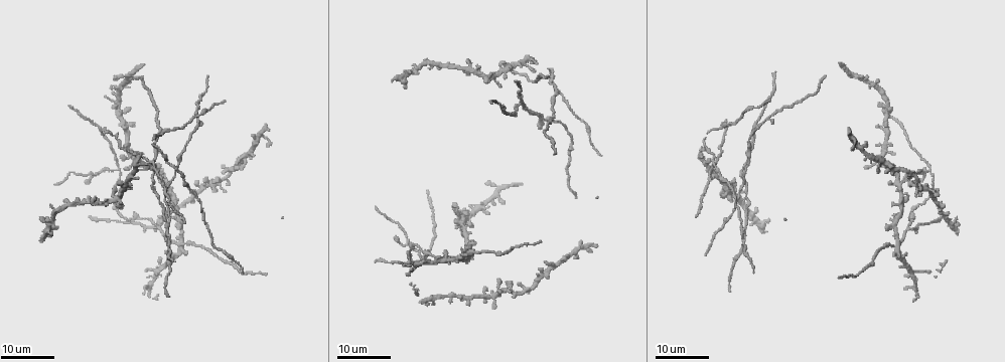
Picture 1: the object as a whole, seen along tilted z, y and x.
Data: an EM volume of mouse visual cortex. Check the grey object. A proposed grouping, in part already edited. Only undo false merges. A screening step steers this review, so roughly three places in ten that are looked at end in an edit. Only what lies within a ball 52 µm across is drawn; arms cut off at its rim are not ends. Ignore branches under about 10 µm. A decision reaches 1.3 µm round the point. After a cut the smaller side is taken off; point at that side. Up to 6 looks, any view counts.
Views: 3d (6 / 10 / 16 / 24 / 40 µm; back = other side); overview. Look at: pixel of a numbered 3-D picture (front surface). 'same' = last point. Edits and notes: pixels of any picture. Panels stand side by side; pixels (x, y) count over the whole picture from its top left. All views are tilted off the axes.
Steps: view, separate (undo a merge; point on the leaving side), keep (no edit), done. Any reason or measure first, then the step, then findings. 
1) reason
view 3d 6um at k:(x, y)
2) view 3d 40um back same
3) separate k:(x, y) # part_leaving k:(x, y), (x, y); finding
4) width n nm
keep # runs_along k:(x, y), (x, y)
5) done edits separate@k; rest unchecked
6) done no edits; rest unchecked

four arms meet
view 3d 16um at 1:(181, 245)

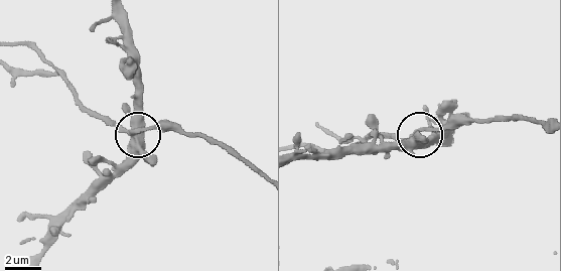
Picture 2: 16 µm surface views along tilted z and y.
view 3d 10um at 2:(131, 130)

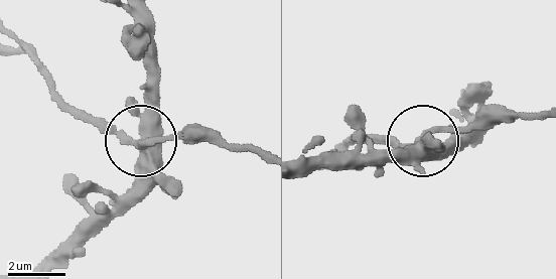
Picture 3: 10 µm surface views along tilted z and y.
closer look
view 3d 6um at 3:(144, 142)

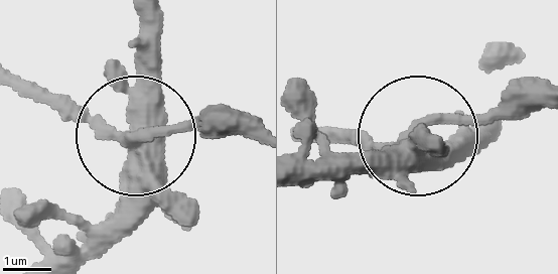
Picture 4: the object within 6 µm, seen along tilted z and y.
keep # runs_along 4:(143, 129), (144, 15); all the same neuron

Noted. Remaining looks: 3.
side arm on a straight run
view 3d 24um at 1:(930, 170)

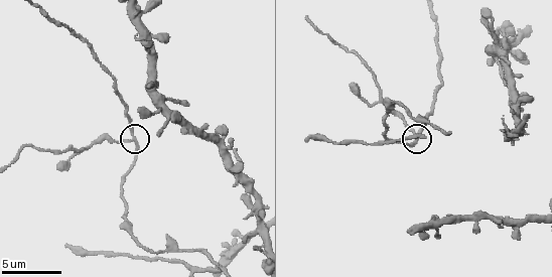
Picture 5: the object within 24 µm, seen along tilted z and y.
view 3d 6um at 5:(136, 137)

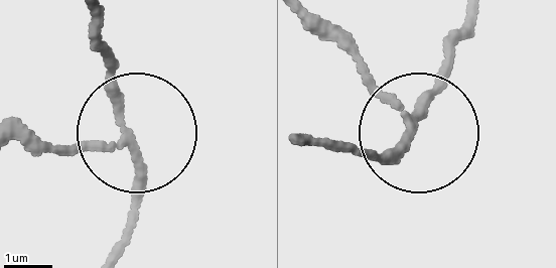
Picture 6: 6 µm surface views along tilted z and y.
arms 3
separate 6:(64, 155) # part_leaving 6:(402, 118), (314, 12); a second neuron is stuck on

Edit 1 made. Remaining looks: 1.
done edits separate@6; rest unchecked

